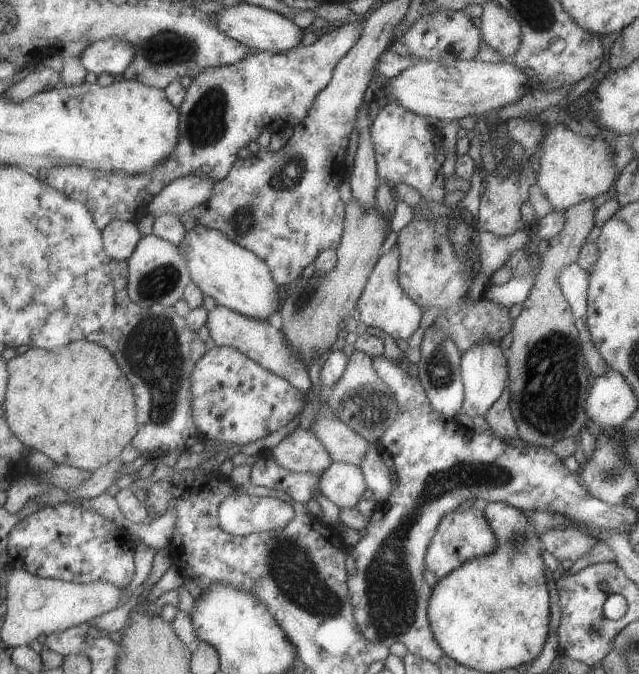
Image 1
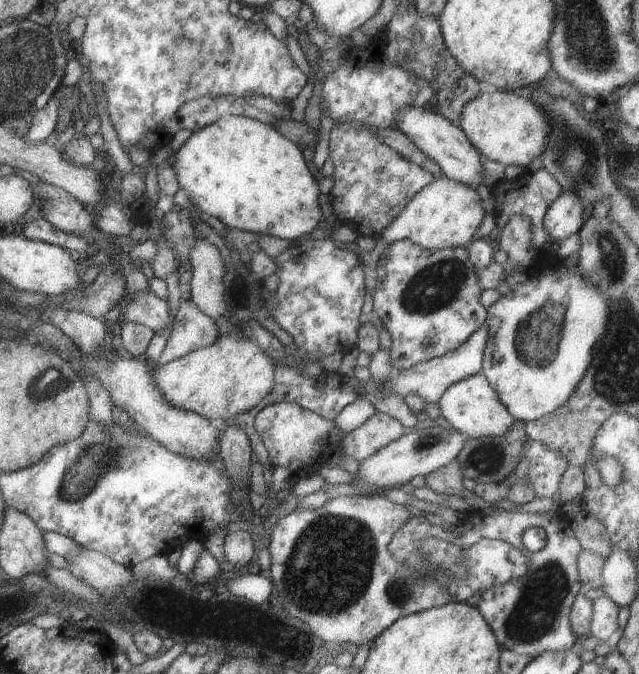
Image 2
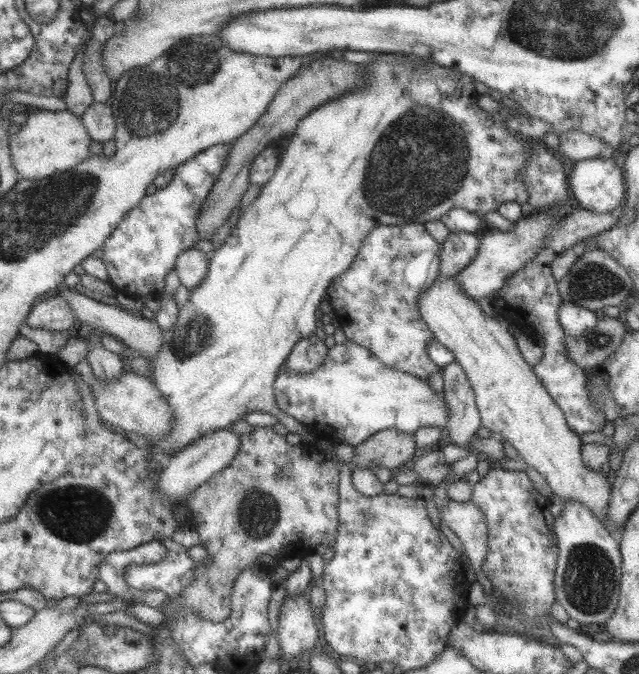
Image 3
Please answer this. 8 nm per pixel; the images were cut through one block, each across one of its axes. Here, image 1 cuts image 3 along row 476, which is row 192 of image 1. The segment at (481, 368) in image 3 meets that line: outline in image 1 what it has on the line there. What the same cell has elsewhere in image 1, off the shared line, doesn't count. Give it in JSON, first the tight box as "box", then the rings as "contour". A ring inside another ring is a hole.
{"box":[537,123,616,211],"contour":[[[558,123],[548,126],[547,135],[542,140],[537,184],[546,195],[554,209],[565,211],[586,199],[604,196],[616,180],[616,152],[602,135],[591,136],[586,133],[574,133],[566,125]]]}

